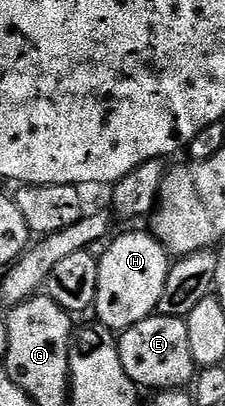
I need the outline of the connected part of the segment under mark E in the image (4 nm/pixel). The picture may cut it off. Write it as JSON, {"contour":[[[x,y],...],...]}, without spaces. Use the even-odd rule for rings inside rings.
{"contour":[[[152,315],[122,330],[117,337],[121,367],[125,375],[144,390],[183,389],[192,384],[197,372],[193,351],[189,351],[189,327],[181,317]],[[144,385],[144,386],[143,386]]]}

